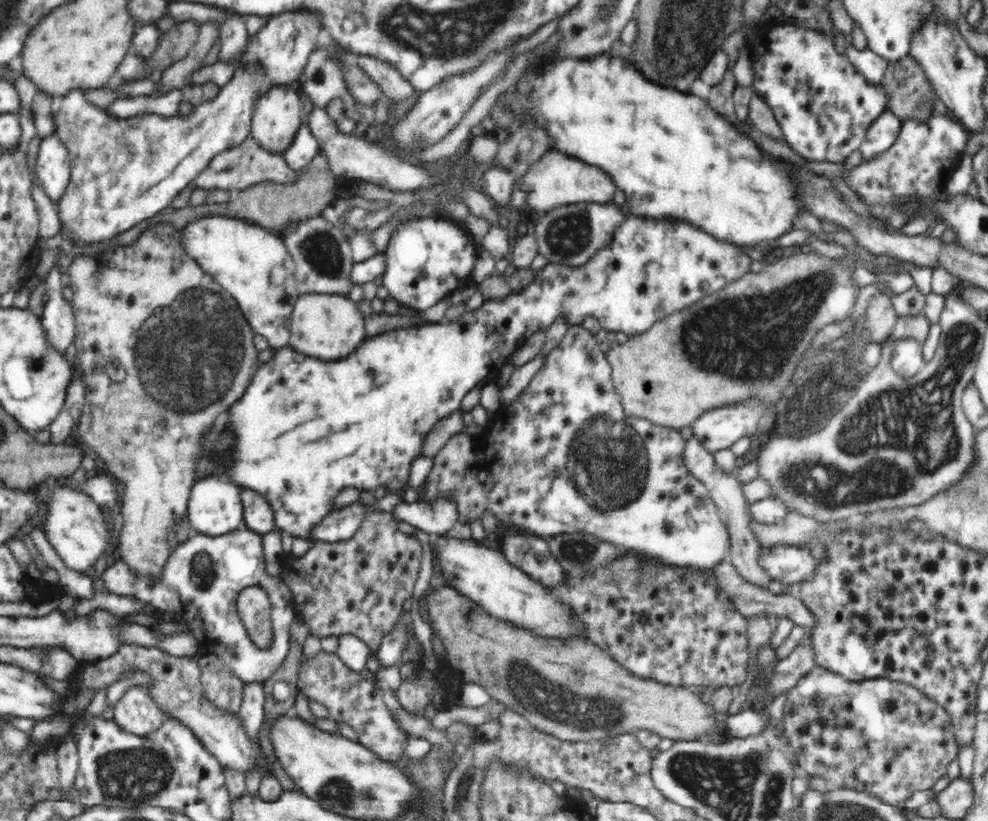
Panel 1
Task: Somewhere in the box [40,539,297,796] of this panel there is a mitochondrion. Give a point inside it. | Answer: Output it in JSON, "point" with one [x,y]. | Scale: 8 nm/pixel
{"point":[202,569]}

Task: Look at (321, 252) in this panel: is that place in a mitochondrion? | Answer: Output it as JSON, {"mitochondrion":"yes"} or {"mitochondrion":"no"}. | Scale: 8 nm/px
{"mitochondrion":"yes"}

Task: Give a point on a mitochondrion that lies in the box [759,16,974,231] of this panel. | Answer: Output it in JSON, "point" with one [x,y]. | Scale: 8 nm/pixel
{"point":[920,99]}

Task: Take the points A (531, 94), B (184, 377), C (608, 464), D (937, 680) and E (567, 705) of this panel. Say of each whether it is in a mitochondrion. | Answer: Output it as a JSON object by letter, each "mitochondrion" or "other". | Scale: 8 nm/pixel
{"A":"other","B":"mitochondrion","C":"mitochondrion","D":"other","E":"mitochondrion"}

